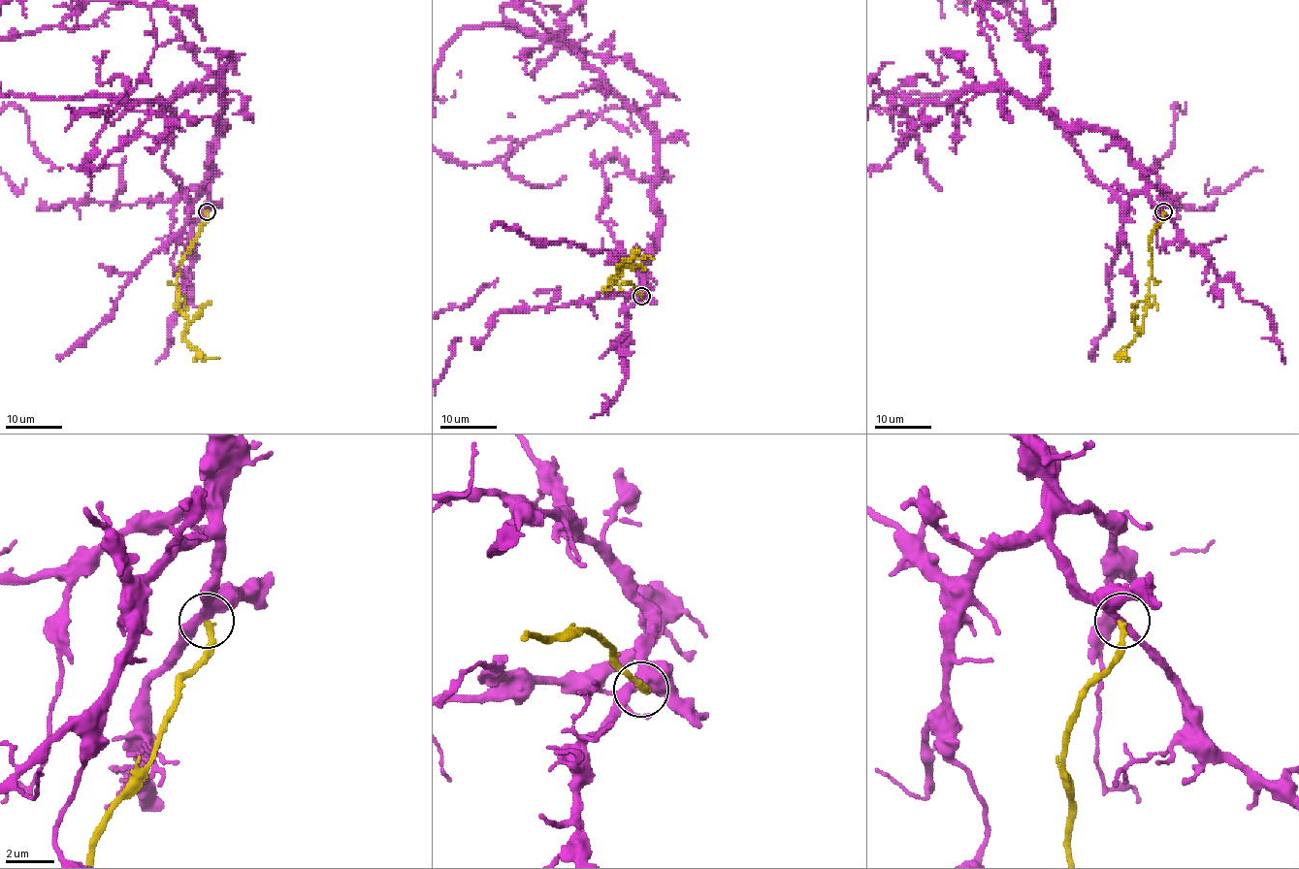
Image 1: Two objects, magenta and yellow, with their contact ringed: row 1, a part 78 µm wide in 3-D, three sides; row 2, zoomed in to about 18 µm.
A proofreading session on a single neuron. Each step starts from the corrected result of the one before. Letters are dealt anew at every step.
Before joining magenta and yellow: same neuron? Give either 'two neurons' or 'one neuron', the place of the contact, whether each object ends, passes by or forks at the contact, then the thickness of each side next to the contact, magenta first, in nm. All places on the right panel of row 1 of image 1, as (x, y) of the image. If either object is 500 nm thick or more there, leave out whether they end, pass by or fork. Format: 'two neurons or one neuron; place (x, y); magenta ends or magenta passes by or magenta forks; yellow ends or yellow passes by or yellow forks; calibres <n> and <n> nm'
two neurons; place (1163, 211); magenta passes by; yellow ends; calibres 420 and 240 nm

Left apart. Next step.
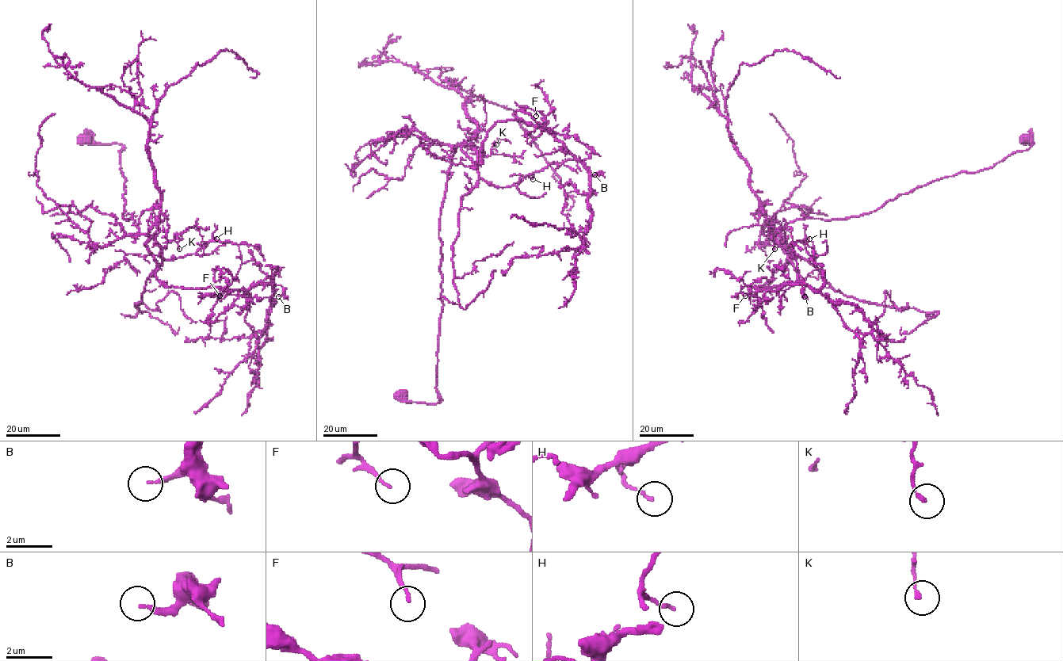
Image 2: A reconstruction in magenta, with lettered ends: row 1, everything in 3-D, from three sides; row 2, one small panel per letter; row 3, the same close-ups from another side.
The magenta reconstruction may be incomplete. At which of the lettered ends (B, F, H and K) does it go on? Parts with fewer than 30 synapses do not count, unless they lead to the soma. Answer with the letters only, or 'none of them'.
B

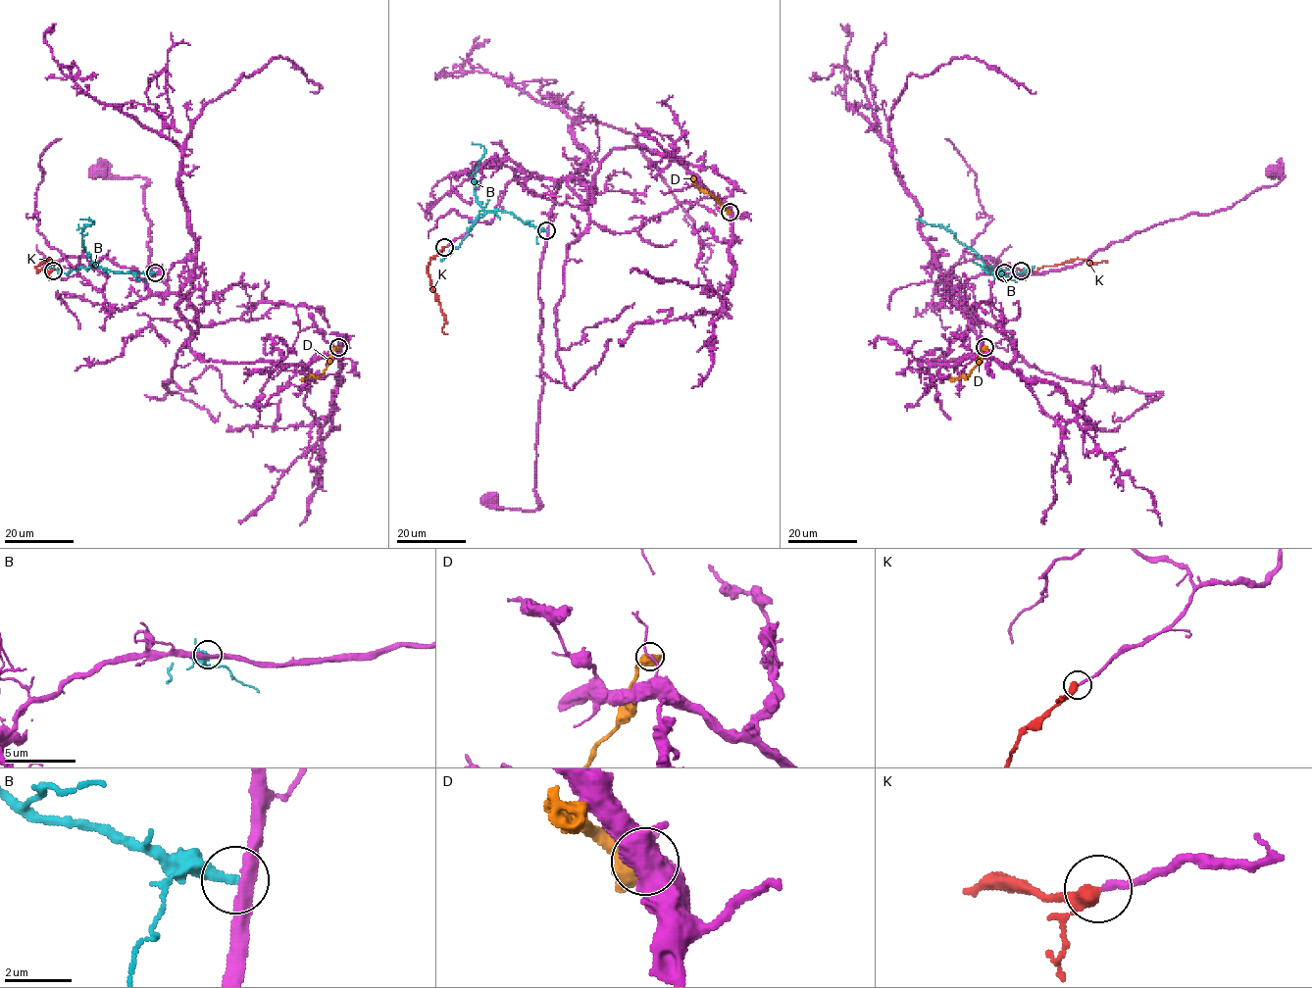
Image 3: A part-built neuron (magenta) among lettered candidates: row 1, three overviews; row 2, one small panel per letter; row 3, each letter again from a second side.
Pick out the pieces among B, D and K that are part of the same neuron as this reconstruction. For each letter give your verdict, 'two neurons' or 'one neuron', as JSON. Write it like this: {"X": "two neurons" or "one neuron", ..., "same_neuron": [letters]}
{"B": "two neurons", "D": "two neurons", "K": "one neuron", "same_neuron": ["K"]}

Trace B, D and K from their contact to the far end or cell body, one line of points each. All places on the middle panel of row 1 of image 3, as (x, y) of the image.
B: (546, 230), (526, 224), (509, 213), (484, 211), (476, 199), (473, 179), (484, 148), (472, 143)
D: (730, 212), (711, 194), (704, 192), (692, 175)
K: (444, 247), (430, 261), (427, 273), (446, 322), (442, 331), (447, 333)

